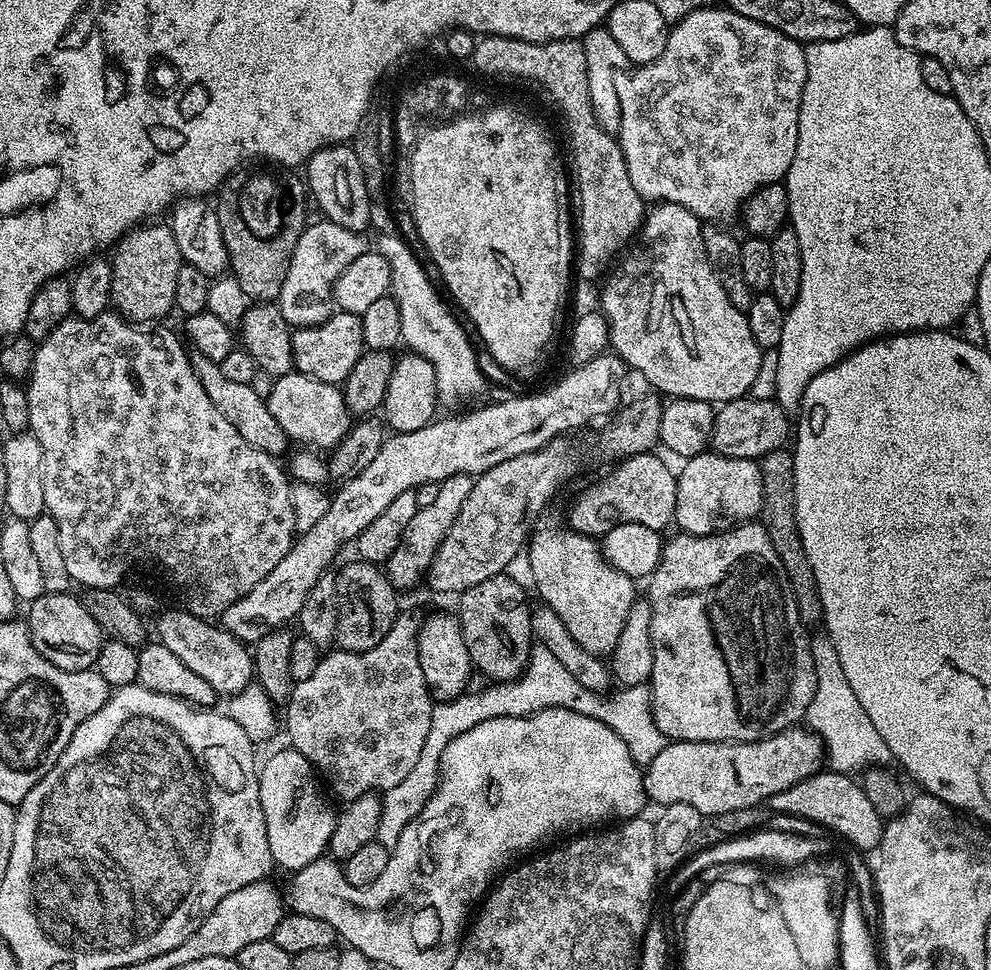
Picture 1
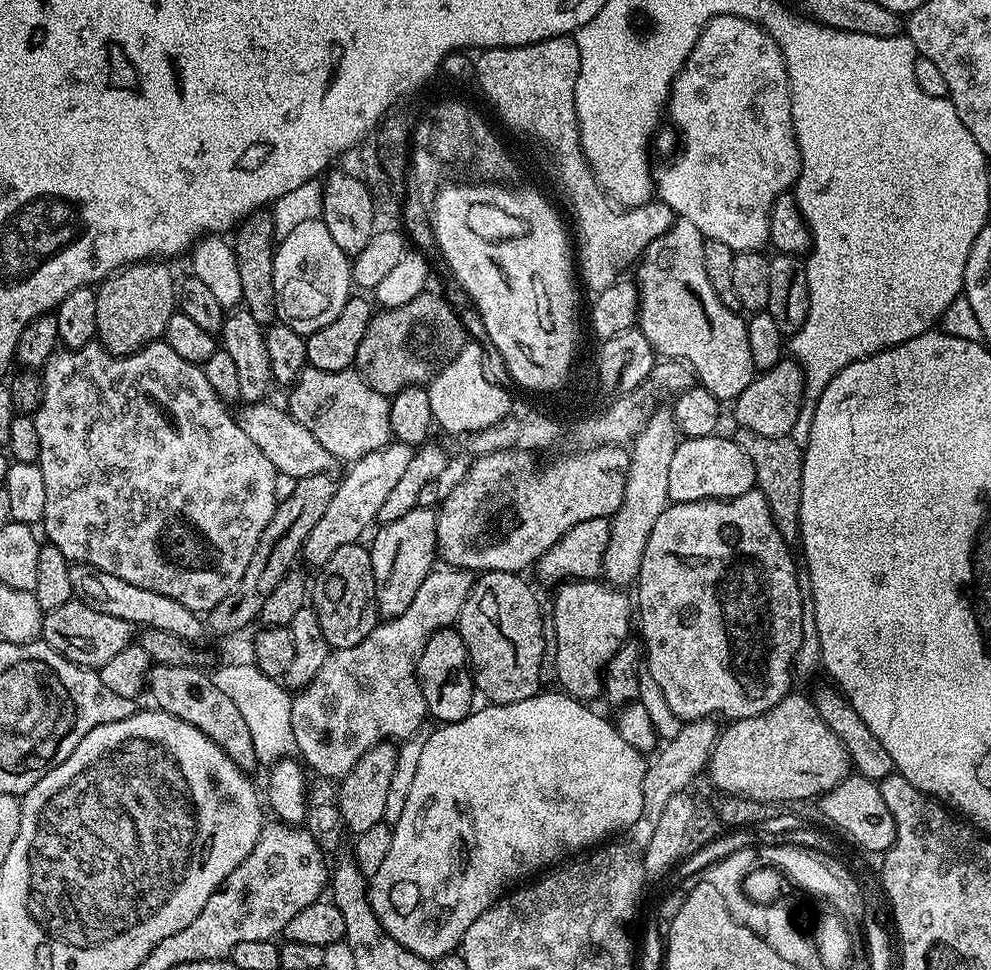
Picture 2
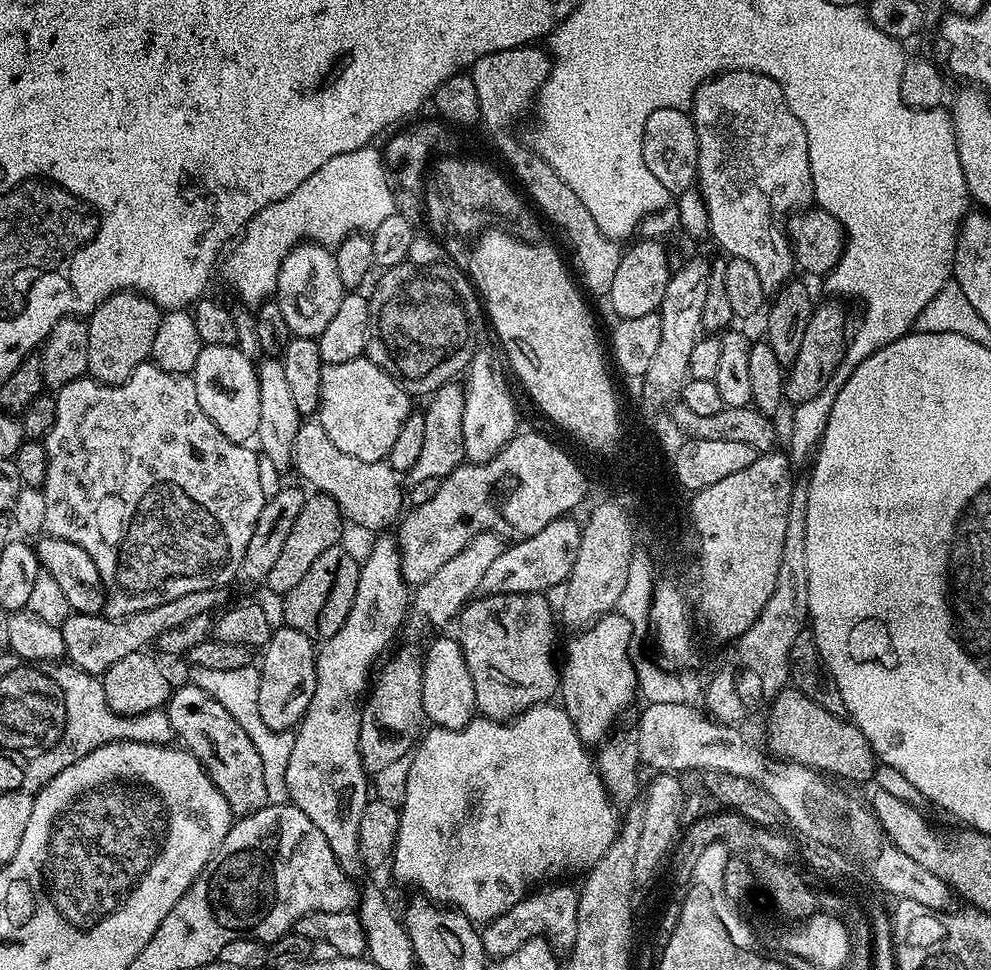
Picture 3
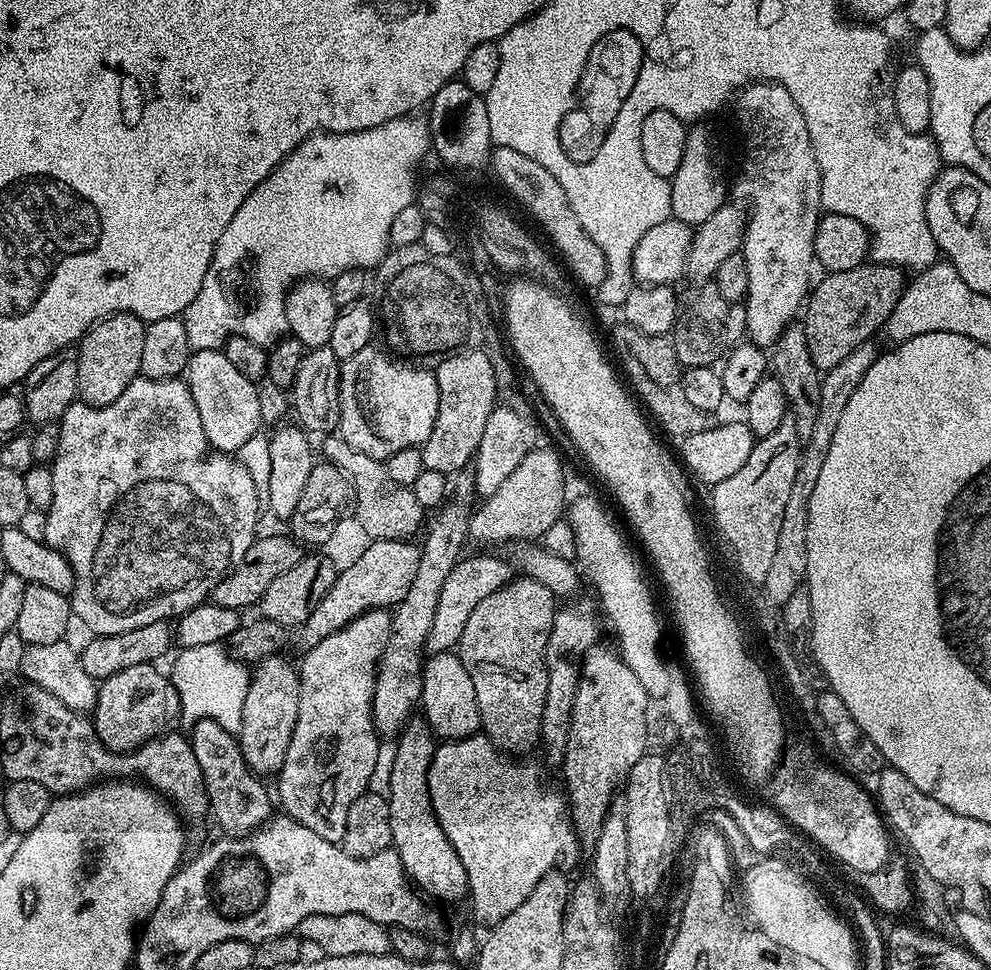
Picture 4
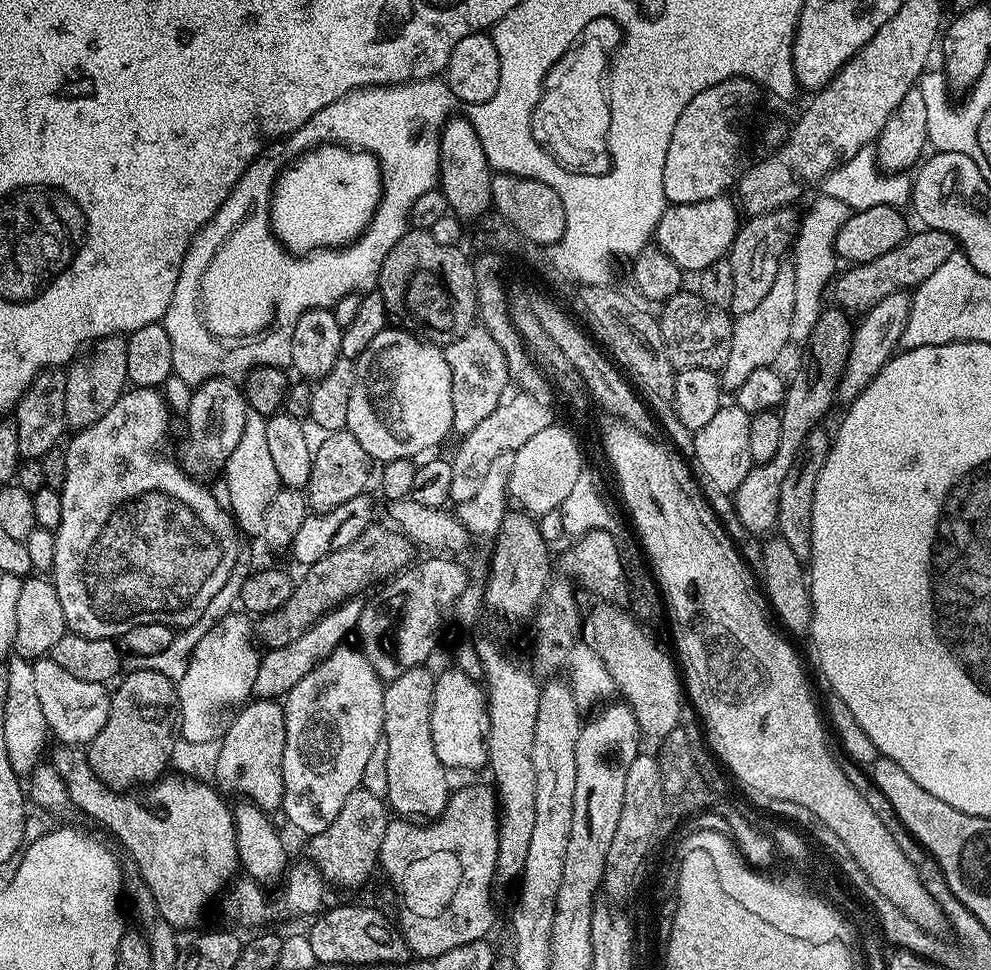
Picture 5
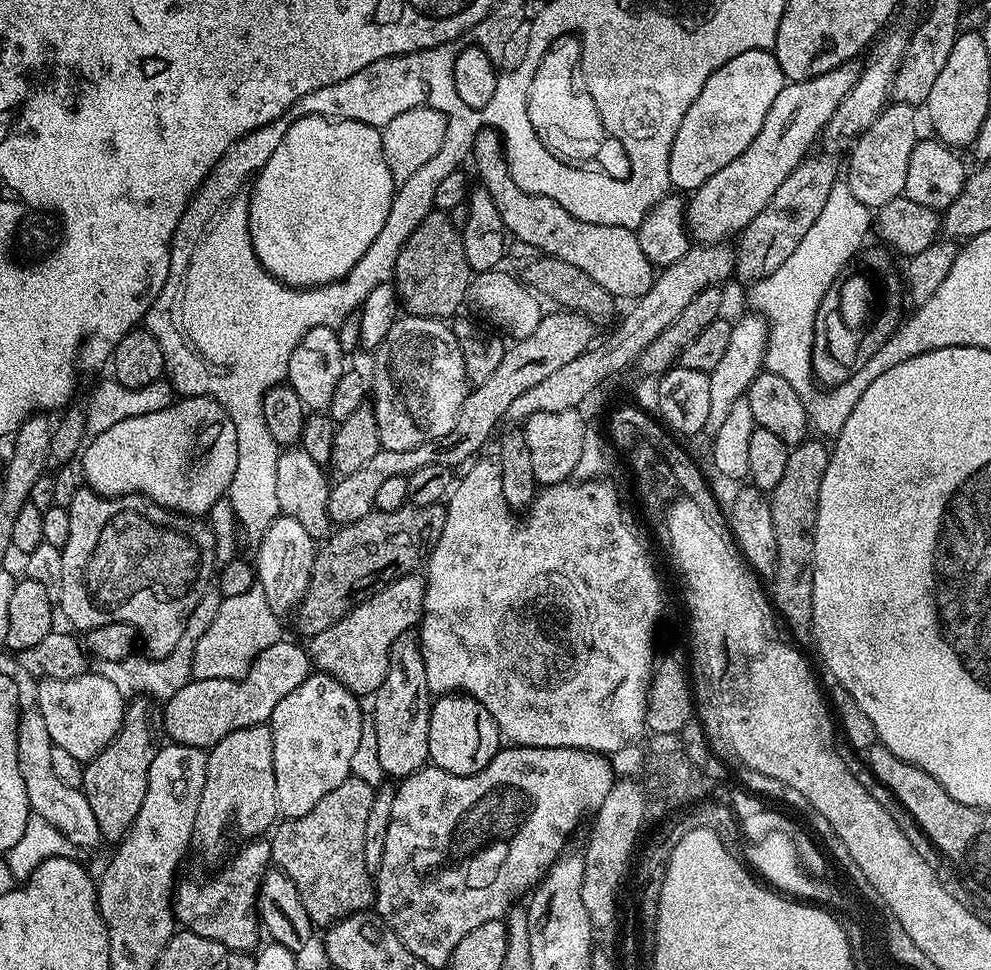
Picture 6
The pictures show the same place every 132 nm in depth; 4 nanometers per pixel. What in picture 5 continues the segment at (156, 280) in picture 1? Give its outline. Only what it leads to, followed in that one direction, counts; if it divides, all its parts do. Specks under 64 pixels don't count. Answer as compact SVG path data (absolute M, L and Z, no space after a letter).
M123 335L104 336L102 339L95 341L91 345L92 356L77 358L72 361L67 369L68 377L66 378L66 414L64 423L69 429L79 430L90 426L118 398L123 396L129 387L128 375L126 374L126 346L127 339Z

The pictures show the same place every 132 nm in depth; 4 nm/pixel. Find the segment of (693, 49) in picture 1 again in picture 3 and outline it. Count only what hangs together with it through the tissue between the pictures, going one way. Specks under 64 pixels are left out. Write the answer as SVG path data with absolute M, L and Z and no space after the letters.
M722 72L704 81L694 94L690 115L697 132L698 191L706 202L711 239L716 239L729 257L746 258L758 270L765 293L775 294L793 279L794 273L786 221L793 210L813 203L806 130L784 100L783 86L761 72Z

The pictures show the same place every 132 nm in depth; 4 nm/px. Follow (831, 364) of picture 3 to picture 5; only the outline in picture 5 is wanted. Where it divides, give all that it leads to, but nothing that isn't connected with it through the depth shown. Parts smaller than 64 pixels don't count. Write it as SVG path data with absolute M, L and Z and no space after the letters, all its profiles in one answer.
M913 231L901 244L894 246L894 250L886 250L886 254L865 264L852 264L849 272L841 271L830 285L831 295L836 295L835 303L849 313L864 314L886 295L912 290L917 284L926 282L926 278L930 278L930 274L934 274L950 254L958 251L956 239L950 234L919 231Z

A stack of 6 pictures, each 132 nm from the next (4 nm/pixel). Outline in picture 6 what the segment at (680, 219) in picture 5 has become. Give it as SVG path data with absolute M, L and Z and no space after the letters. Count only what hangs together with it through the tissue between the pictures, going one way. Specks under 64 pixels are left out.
M851 62L806 81L785 83L754 142L750 142L734 162L722 166L714 178L691 193L692 201L689 199L686 204L686 223L697 245L725 243L727 236L735 237L762 213L778 186L813 151L812 143L822 136L830 118L834 118L834 110L838 110L854 82L858 82L860 69L859 63Z

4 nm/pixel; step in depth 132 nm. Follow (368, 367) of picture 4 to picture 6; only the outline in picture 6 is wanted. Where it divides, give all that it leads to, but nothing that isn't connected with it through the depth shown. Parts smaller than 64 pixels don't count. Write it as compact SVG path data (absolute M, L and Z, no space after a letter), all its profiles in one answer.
M401 315L394 326L390 326L390 334L386 334L386 338L382 338L380 345L374 349L370 369L370 407L378 424L380 447L386 450L410 450L422 446L422 442L450 434L458 418L458 410L469 391L462 350L451 327L440 318Z

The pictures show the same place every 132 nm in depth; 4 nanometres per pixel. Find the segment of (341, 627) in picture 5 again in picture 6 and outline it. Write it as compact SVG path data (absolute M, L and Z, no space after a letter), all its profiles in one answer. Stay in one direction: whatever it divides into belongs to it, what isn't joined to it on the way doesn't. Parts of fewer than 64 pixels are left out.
M282 638L254 657L250 670L240 680L189 680L172 698L163 701L163 731L164 728L168 731L169 741L210 750L234 730L268 724L274 714L274 706L278 706L278 702L282 702L282 698L286 698L294 686L302 686L309 675L310 661L305 645Z

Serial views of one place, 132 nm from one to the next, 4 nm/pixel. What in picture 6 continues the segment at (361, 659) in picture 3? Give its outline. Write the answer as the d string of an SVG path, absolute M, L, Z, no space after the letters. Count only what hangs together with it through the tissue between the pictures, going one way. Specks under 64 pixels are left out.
M313 671L302 686L294 686L278 706L270 721L274 754L276 807L285 817L305 816L326 798L334 786L352 775L350 762L366 716L360 713L361 701L342 682L324 672Z

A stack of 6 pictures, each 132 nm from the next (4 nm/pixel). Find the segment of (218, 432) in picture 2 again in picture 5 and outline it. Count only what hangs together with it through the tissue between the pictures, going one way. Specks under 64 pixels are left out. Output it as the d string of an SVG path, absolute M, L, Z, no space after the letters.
M135 386L129 387L127 391L125 391L124 395L118 398L118 402L114 402L114 406L110 406L110 410L106 410L106 414L102 414L102 418L98 418L90 426L79 429L79 431L73 435L76 437L74 437L72 441L69 439L66 447L64 448L64 453L66 454L66 482L61 488L58 489L60 497L62 498L62 522L56 527L56 531L54 533L56 537L56 541L54 542L54 566L52 567L50 573L50 579L52 583L56 585L56 589L58 590L58 599L62 601L62 614L66 614L66 622L68 623L69 633L78 636L89 636L94 639L120 638L123 637L125 632L129 632L134 626L138 626L139 624L149 624L150 622L167 624L176 630L184 629L199 618L199 615L202 614L202 610L209 605L210 598L213 598L214 594L217 594L218 590L222 588L223 583L226 582L226 578L228 578L234 567L235 559L238 558L238 552L242 545L242 536L237 529L235 520L232 518L231 511L222 509L221 506L218 506L214 498L211 496L209 489L205 487L204 484L203 486L200 485L199 482L196 481L199 479L193 478L189 475L189 473L185 471L179 463L176 465L172 460L164 460L163 454L156 452L163 446L164 439L168 436L168 404L162 397L159 396L160 394L161 393L155 388L138 388Z

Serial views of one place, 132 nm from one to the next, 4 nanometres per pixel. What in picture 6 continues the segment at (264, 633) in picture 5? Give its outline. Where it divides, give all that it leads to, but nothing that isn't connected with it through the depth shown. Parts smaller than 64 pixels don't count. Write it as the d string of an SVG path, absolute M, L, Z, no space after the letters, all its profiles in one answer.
M407 503L393 512L373 510L358 518L358 522L339 525L319 545L314 558L314 570L310 574L310 586L294 613L297 630L304 638L322 634L322 630L334 626L334 622L341 620L346 613L358 607L366 597L373 596L378 589L403 576L419 573L425 567L428 557L432 555L434 546L442 534L442 526L446 526L447 513L448 509L443 503L434 505Z

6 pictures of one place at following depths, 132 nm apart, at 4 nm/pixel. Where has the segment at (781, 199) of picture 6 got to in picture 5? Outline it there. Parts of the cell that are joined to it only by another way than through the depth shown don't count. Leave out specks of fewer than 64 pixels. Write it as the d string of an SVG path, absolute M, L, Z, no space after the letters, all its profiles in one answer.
M793 207L776 208L772 212L767 212L762 215L753 216L749 220L741 223L741 228L736 232L735 240L732 243L731 250L727 257L730 262L731 270L733 271L733 293L734 297L728 305L729 313L733 317L744 316L750 313L766 298L768 291L774 286L774 281L777 277L778 270L783 267L783 258L788 250L793 247L796 233L798 230L798 223L800 220L799 213L793 211Z

